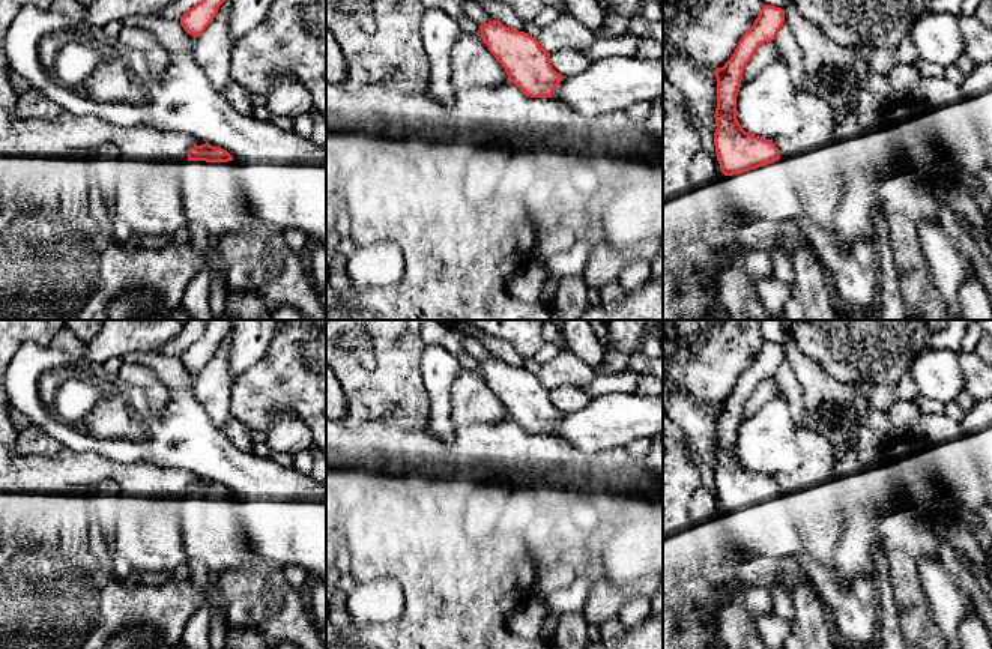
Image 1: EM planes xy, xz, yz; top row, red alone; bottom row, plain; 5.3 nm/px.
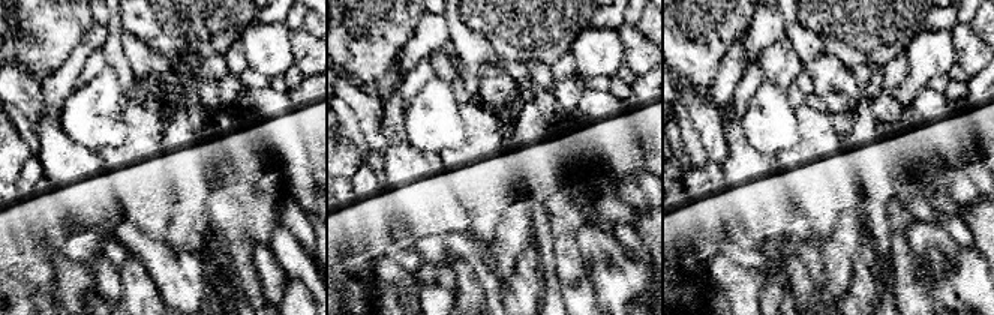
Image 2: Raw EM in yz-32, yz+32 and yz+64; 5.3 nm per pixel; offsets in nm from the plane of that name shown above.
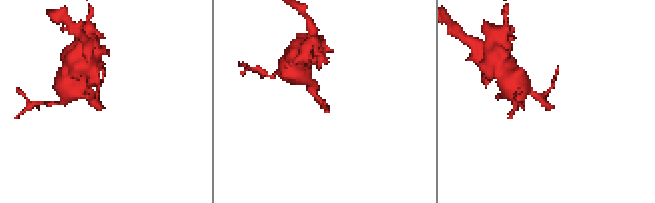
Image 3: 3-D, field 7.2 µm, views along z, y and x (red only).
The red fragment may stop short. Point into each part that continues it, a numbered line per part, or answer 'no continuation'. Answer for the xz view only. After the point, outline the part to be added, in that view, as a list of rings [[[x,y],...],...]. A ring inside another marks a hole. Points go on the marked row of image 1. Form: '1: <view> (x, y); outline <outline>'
no continuation

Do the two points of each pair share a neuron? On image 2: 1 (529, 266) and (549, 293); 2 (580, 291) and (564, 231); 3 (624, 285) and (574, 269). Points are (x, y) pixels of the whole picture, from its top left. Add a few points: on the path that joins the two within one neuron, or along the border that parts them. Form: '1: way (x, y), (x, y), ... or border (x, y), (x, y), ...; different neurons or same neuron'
1: border (537, 252), (541, 261), (543, 299); different neurons
2: way (571, 276), (565, 246); same neuron
3: border (576, 237), (586, 278), (597, 299); different neurons

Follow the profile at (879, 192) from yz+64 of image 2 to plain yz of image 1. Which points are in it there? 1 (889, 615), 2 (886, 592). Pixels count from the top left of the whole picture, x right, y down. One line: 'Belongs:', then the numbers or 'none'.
Belongs: 1, 2

